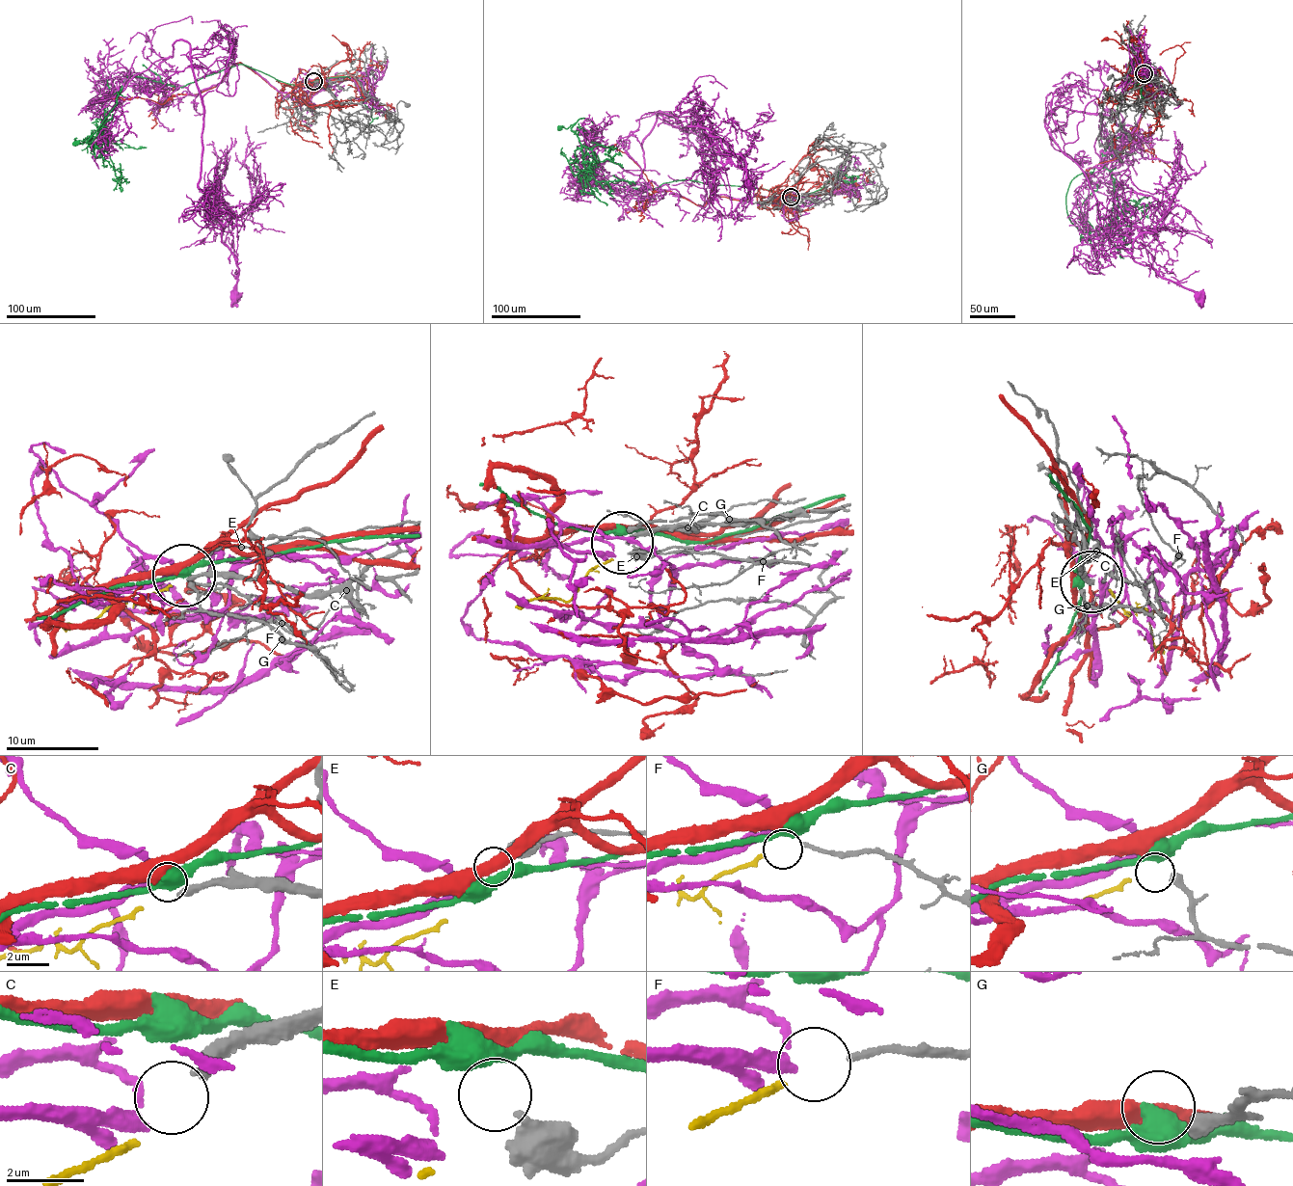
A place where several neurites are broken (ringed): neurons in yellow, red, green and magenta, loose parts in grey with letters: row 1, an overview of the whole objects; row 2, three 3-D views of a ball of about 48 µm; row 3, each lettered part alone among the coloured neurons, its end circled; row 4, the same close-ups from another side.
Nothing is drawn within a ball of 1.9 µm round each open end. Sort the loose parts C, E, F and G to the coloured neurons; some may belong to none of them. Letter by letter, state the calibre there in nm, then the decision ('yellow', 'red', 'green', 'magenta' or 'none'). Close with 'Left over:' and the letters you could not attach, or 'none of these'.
C: 400 nm | magenta
E: 420 nm | none
F: 150 nm | yellow
G: 400 nm | red
Left over: E

